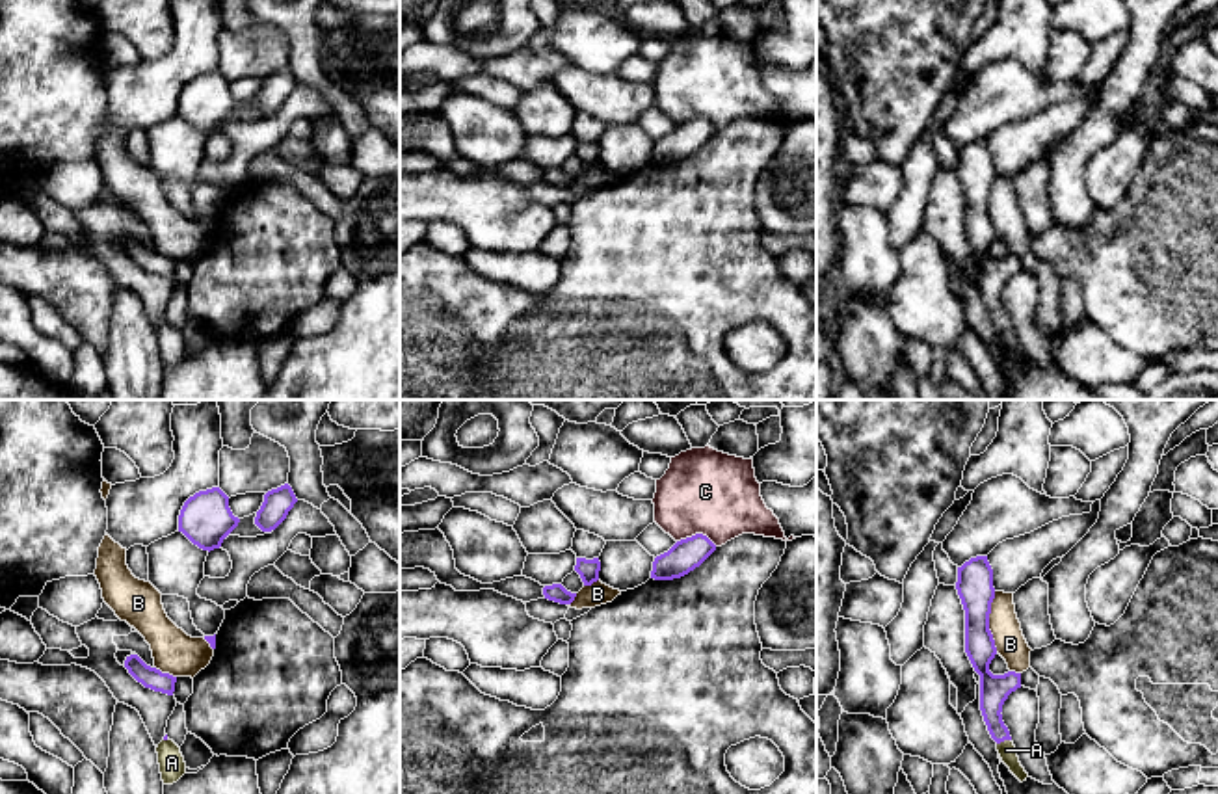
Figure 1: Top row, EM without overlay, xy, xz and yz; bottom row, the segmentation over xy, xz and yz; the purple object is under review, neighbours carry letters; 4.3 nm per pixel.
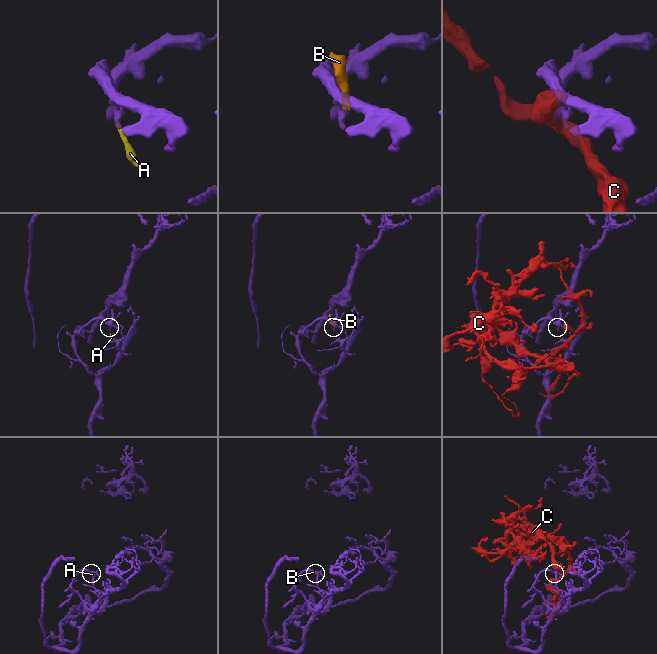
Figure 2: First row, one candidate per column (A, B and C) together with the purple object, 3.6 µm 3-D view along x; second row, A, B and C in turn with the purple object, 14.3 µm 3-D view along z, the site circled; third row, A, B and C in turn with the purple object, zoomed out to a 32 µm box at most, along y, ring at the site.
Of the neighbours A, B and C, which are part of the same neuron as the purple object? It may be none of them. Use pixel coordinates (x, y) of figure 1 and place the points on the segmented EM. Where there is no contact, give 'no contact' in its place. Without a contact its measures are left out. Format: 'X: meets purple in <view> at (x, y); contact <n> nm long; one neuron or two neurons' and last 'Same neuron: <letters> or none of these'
A: meets purple in yz at (1003, 741); contact 70 nm long; one neuron
B: meets purple in yz at (988, 621); contact 260 nm long; two neurons
C: meets purple in xz at (698, 534); contact 180 nm long; two neurons
Same neuron: A

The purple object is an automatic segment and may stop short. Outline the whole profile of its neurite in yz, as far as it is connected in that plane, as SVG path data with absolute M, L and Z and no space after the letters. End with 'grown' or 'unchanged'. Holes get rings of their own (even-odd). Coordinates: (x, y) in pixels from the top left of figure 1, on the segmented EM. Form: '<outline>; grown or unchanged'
M976 556L958 567L958 595L965 610L965 653L980 675L980 710L997 751L1010 772L1023 783L1028 774L1019 762L1010 731L1002 721L1002 705L1021 688L1021 673L993 675L989 664L997 655L989 630L991 602L995 599L993 569L987 556Z; grown

